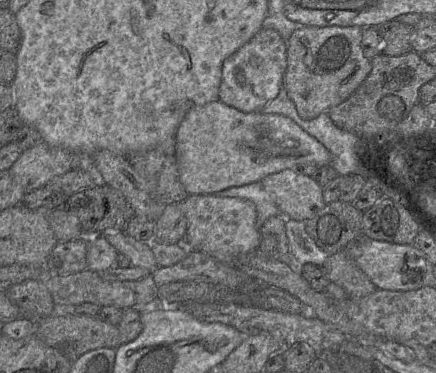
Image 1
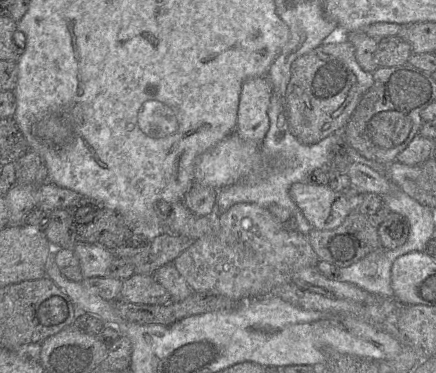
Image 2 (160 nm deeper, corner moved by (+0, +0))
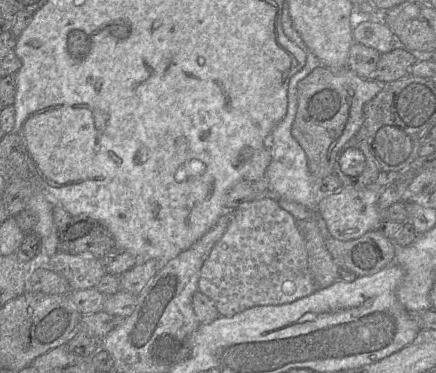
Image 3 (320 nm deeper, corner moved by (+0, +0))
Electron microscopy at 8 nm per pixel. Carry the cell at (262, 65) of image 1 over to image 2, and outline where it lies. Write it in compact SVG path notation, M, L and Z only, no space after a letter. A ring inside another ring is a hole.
M267 76L247 79L241 89L237 125L235 133L245 140L260 146L269 130L269 118L267 115L270 99L272 95L272 85Z

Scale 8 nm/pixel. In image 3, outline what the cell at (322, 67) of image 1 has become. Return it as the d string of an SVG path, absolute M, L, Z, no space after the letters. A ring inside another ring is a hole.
M320 65L297 85L297 111L291 133L306 154L307 165L316 179L334 173L336 153L361 128L363 108L382 89L383 84L374 79L363 79L348 67L332 70Z

